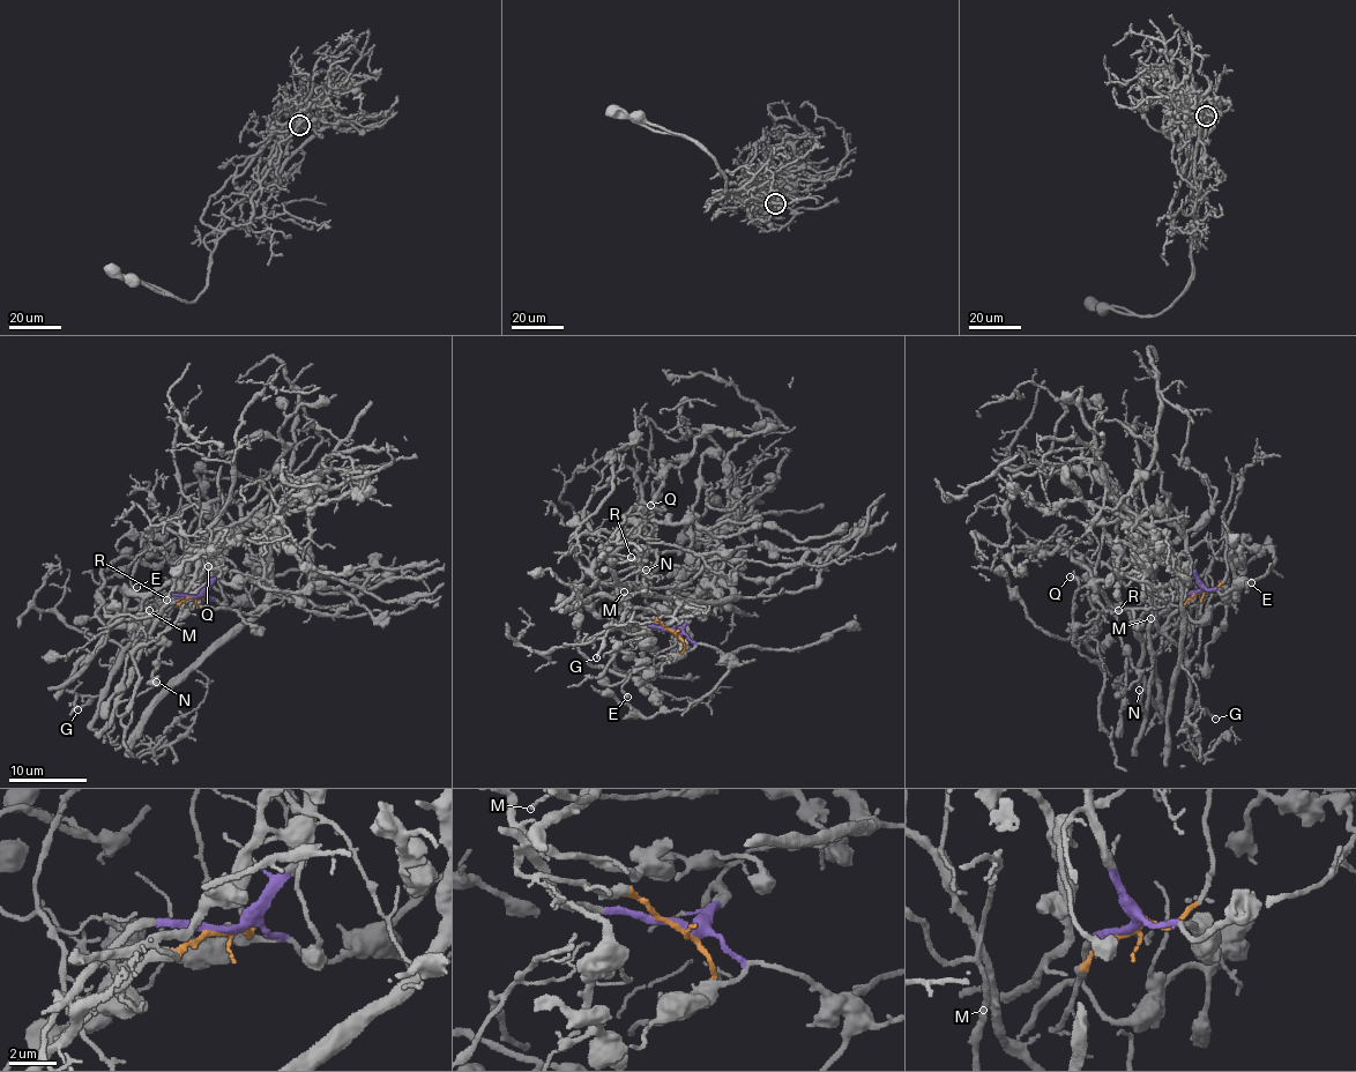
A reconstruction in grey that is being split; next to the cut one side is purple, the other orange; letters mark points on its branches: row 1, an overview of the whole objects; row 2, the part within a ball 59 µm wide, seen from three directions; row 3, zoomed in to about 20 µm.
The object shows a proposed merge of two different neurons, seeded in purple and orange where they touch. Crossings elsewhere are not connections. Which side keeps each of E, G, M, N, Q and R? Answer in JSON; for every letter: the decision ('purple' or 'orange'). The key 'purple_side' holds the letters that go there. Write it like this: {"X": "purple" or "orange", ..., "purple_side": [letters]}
{"E": "purple", "G": "purple", "M": "orange", "N": "orange", "Q": "orange", "R": "orange", "purple_side": ["E", "G"]}

